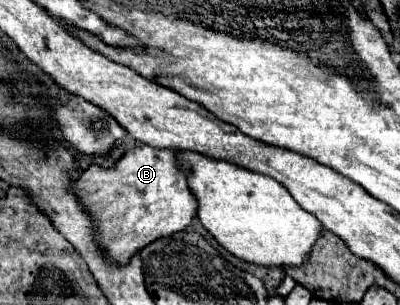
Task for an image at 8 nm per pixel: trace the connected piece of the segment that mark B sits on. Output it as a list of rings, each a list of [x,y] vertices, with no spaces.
[[[137,143],[133,149],[125,151],[119,157],[119,161],[115,161],[115,165],[111,167],[91,165],[87,171],[81,173],[73,189],[81,197],[89,213],[93,215],[107,257],[113,259],[113,263],[121,263],[121,265],[129,261],[129,257],[137,253],[143,245],[149,245],[159,237],[167,237],[171,233],[183,231],[197,215],[197,199],[187,185],[187,171],[179,165],[177,153],[171,149],[153,149],[143,143]]]

